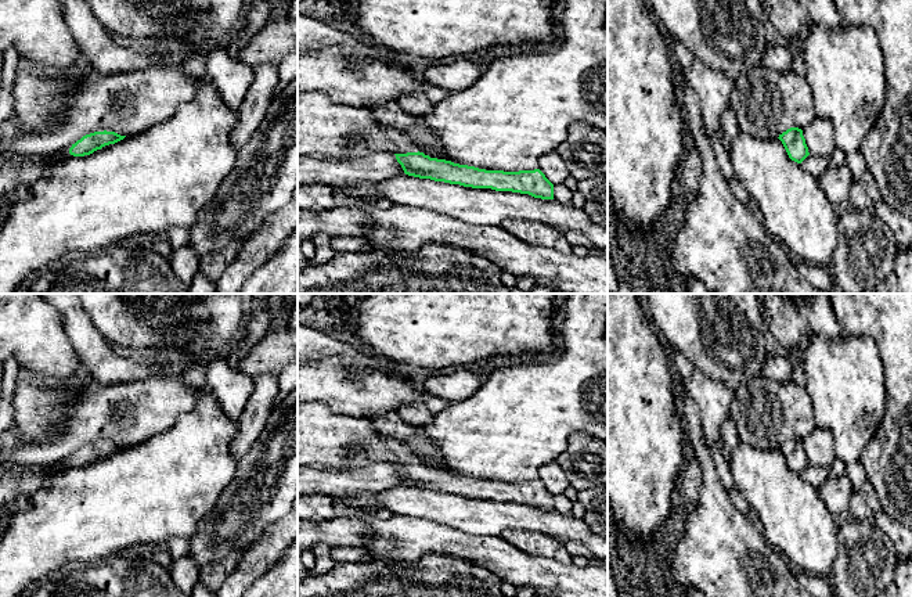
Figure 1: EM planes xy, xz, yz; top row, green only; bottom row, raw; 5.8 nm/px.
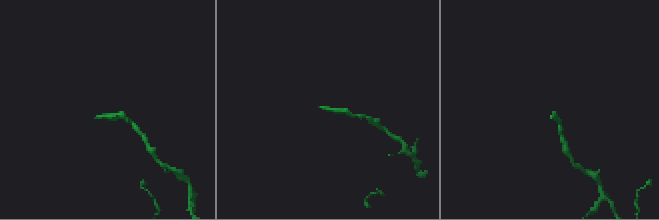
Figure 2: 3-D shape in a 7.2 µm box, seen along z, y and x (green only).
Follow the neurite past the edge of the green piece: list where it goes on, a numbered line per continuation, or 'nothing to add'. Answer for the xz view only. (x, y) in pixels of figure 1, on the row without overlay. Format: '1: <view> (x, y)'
1: xz (324, 437)

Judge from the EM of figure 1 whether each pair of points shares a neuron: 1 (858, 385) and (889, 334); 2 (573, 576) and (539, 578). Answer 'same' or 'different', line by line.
1: different
2: same

